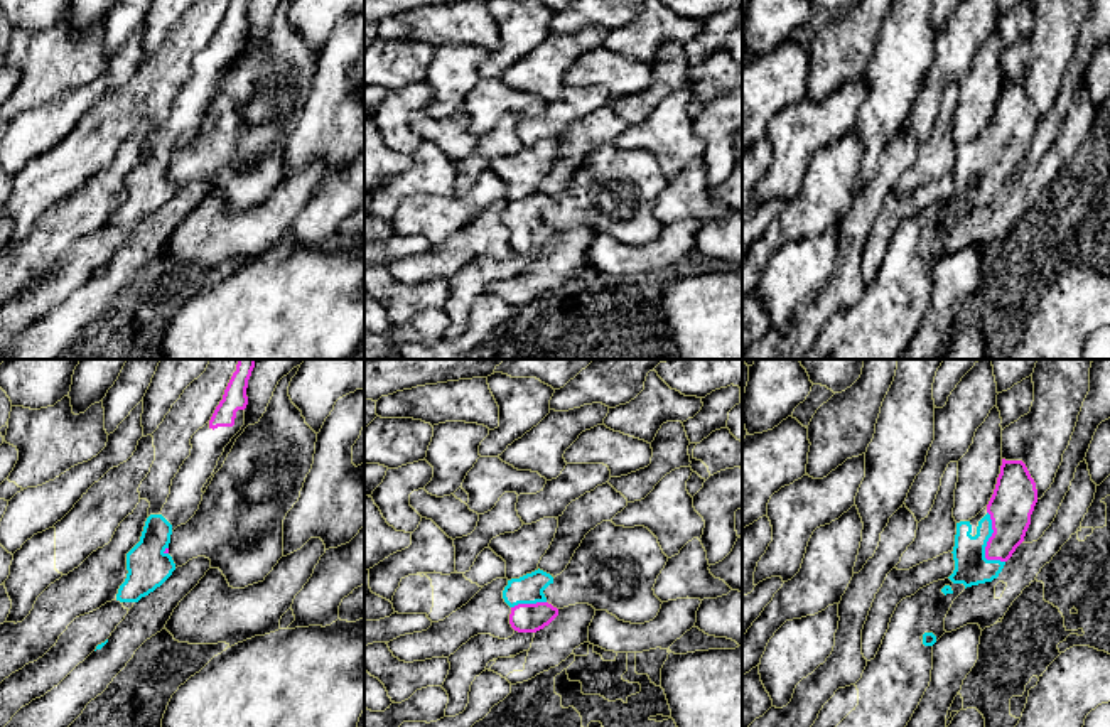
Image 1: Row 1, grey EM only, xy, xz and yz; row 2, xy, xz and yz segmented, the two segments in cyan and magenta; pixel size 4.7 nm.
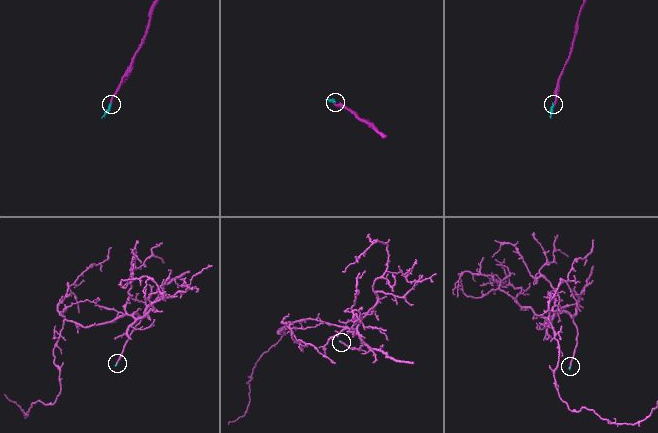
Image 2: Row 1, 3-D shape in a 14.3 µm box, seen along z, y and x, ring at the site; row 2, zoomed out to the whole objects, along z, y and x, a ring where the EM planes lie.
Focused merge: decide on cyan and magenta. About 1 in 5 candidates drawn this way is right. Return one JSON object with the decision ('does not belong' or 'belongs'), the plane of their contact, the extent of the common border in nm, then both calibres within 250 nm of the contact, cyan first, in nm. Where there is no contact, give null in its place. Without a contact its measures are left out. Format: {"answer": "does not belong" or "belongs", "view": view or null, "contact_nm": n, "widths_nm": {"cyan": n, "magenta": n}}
{"answer": "belongs", "view": "yz", "contact_nm": 260, "widths_nm": {"cyan": 160, "magenta": 200}}

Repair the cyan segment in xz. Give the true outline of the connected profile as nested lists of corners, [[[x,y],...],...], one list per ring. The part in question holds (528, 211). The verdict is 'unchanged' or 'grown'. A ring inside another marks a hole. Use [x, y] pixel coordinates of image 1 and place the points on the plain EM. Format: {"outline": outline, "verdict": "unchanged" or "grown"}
{"outline": [[[540,191],[508,202],[503,221],[511,229],[509,246],[515,253],[536,255],[558,238],[558,231],[543,216],[550,206],[553,199]]], "verdict": "grown"}

